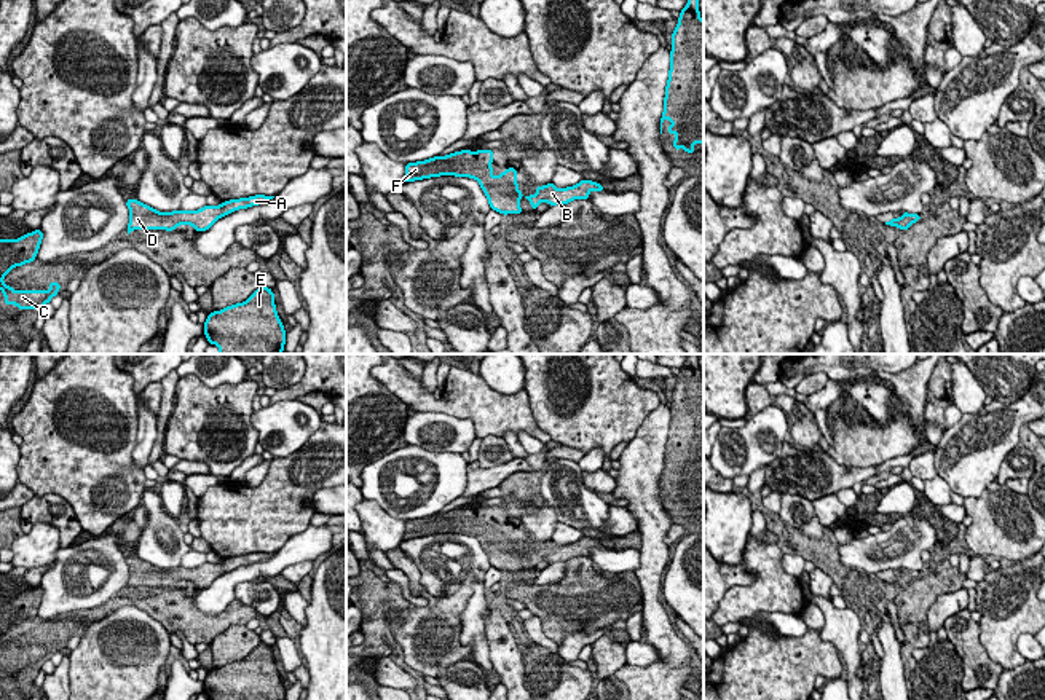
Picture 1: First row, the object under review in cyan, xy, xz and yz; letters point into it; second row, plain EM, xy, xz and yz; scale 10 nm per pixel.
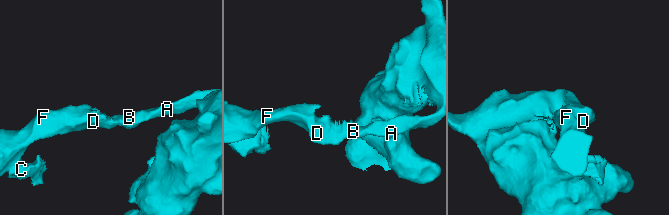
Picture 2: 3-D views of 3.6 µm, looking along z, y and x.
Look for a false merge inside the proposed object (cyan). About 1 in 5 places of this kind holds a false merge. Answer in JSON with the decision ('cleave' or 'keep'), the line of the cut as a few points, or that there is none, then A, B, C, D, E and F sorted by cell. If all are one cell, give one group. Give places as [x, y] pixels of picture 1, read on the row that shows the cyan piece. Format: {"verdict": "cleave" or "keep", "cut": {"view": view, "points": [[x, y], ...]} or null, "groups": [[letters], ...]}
{"verdict": "keep", "cut": null, "groups": [["A", "B", "C", "D", "E", "F"]]}

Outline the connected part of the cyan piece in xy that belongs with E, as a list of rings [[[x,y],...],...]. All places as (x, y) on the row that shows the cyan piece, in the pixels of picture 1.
[[[260,285],[246,301],[227,306],[207,314],[203,324],[203,335],[209,344],[219,348],[219,354],[282,354],[286,344],[286,330],[281,322],[274,293],[271,289]]]

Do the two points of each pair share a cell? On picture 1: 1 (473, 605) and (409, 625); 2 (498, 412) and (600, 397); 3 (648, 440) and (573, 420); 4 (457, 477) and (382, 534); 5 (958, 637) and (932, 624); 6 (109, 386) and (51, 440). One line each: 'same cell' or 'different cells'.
1: different cells
2: different cells
3: different cells
4: different cells
5: different cells
6: same cell

